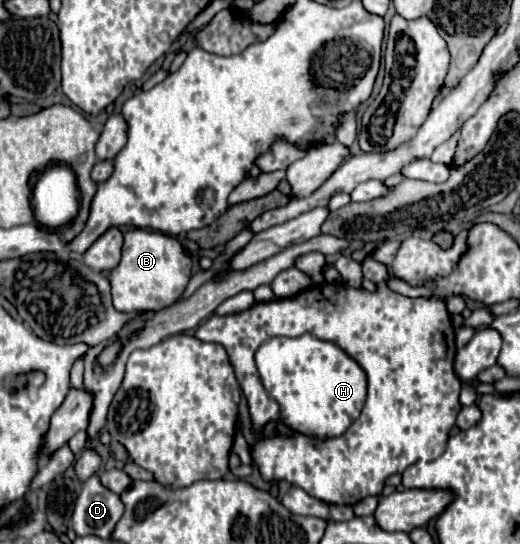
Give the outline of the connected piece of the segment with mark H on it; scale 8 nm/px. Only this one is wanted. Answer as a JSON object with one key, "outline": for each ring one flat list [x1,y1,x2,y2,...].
{"outline":[[304,334,300,338,270,338,256,352,256,366,268,394,280,404,282,422,290,428,312,434,318,438,332,438,344,434,344,430,360,416,366,398,366,378,360,366,352,362,336,344,320,342,318,338]]}

